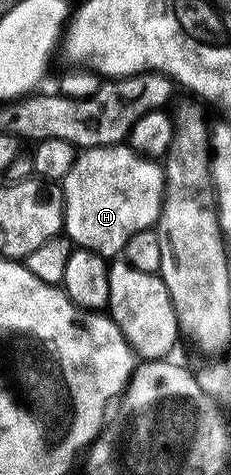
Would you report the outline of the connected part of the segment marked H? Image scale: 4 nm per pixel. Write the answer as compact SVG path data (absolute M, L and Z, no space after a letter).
M127 143L82 150L61 182L66 236L80 249L118 258L137 231L152 228L159 220L165 173L155 165Z

